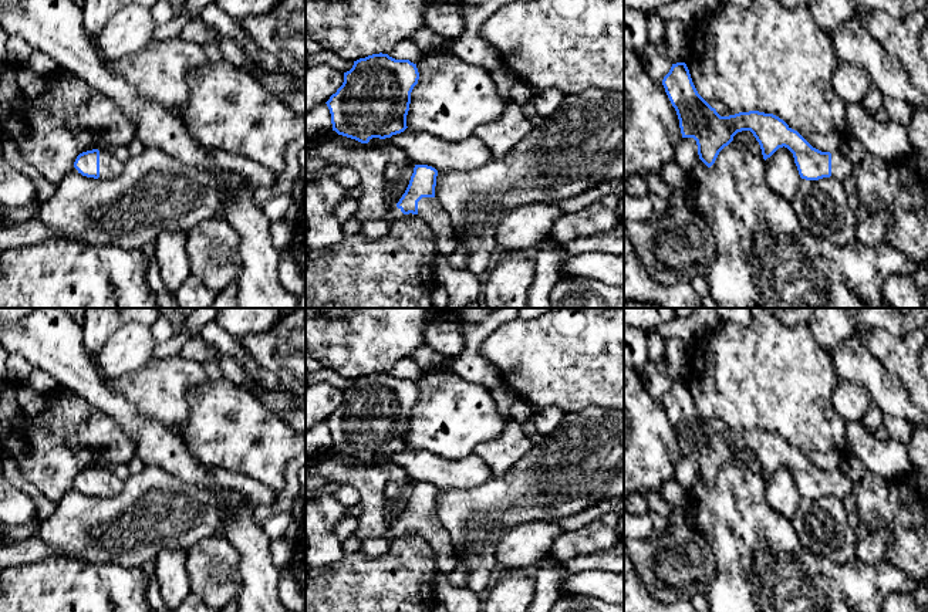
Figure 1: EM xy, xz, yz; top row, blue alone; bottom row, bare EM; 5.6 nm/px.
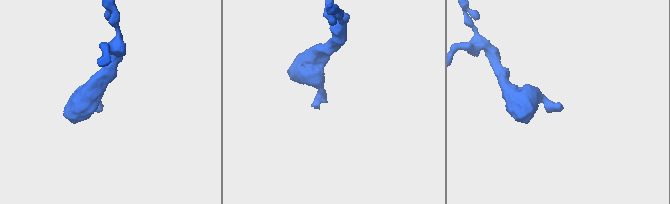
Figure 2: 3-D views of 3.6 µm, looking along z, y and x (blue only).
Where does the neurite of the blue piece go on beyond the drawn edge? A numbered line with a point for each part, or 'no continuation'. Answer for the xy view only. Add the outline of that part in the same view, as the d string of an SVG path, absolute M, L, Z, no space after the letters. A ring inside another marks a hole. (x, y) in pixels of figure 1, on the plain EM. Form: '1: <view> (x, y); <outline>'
1: xy (110, 484); M99 469L99 496L111 497L119 494L124 481L118 479L111 470Z

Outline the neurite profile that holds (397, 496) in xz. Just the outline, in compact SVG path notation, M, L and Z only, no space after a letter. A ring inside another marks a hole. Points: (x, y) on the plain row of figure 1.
M388 481L385 484L385 513L387 513L387 521L389 525L396 523L402 513L405 511L411 494L414 491L415 483L409 481L406 484L401 484L396 481Z

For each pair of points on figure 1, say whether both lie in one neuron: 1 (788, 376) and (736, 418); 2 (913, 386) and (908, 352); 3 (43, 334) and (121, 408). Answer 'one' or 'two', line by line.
1: one
2: one
3: one

